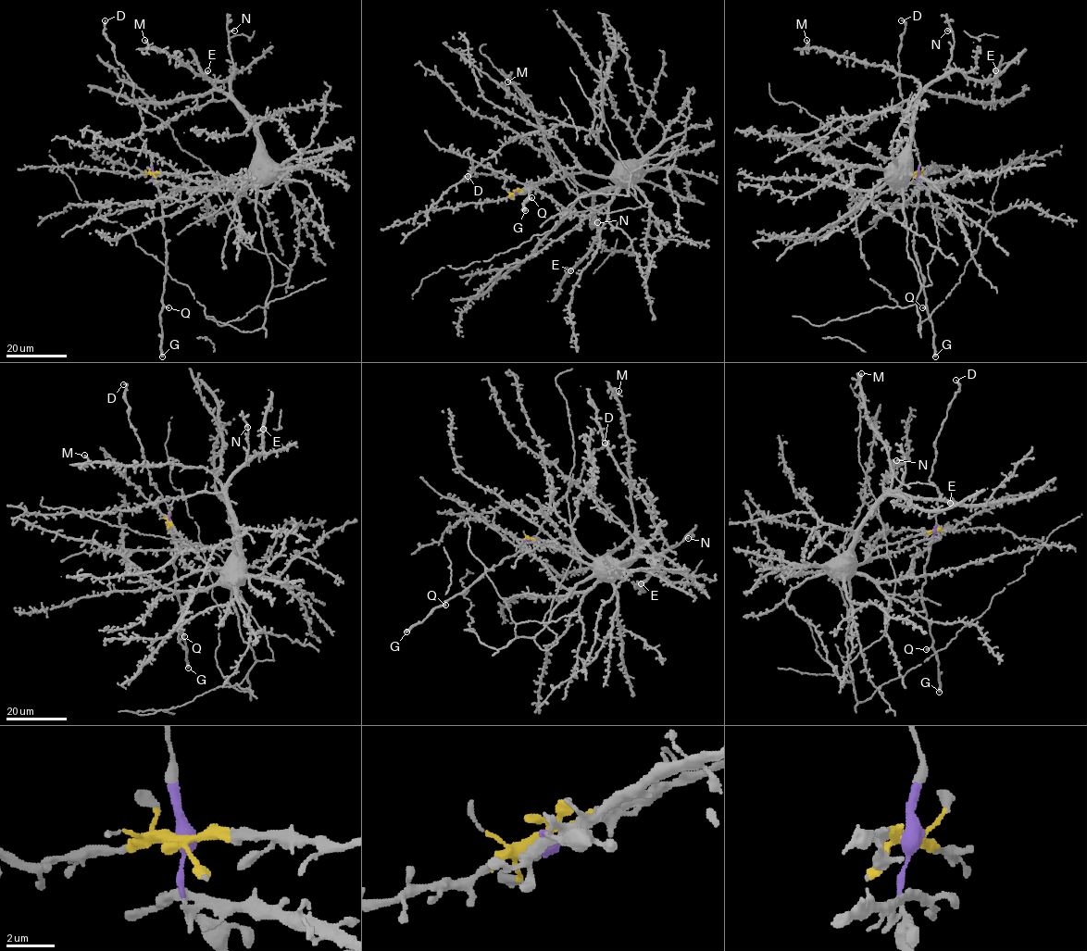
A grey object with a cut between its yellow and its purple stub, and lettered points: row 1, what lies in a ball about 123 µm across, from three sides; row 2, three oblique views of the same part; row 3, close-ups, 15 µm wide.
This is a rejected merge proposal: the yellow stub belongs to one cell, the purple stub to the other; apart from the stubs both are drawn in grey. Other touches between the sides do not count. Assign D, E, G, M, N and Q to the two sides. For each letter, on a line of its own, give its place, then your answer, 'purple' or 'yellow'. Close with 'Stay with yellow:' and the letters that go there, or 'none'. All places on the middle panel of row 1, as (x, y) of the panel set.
D: at (468, 176); purple
E: at (570, 270); yellow
G: at (525, 210); purple
M: at (507, 81); yellow
N: at (597, 222); yellow
Q: at (531, 197); purple
Stay with yellow: E, M, N

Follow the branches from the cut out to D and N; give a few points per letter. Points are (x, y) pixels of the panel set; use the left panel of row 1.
D: (152, 173), (150, 154), (140, 137), (143, 125), (133, 82), (114, 56), (105, 19)
N: (152, 173), (211, 173), (240, 179), (248, 172), (256, 145), (256, 124), (231, 93), (228, 34), (234, 31)

